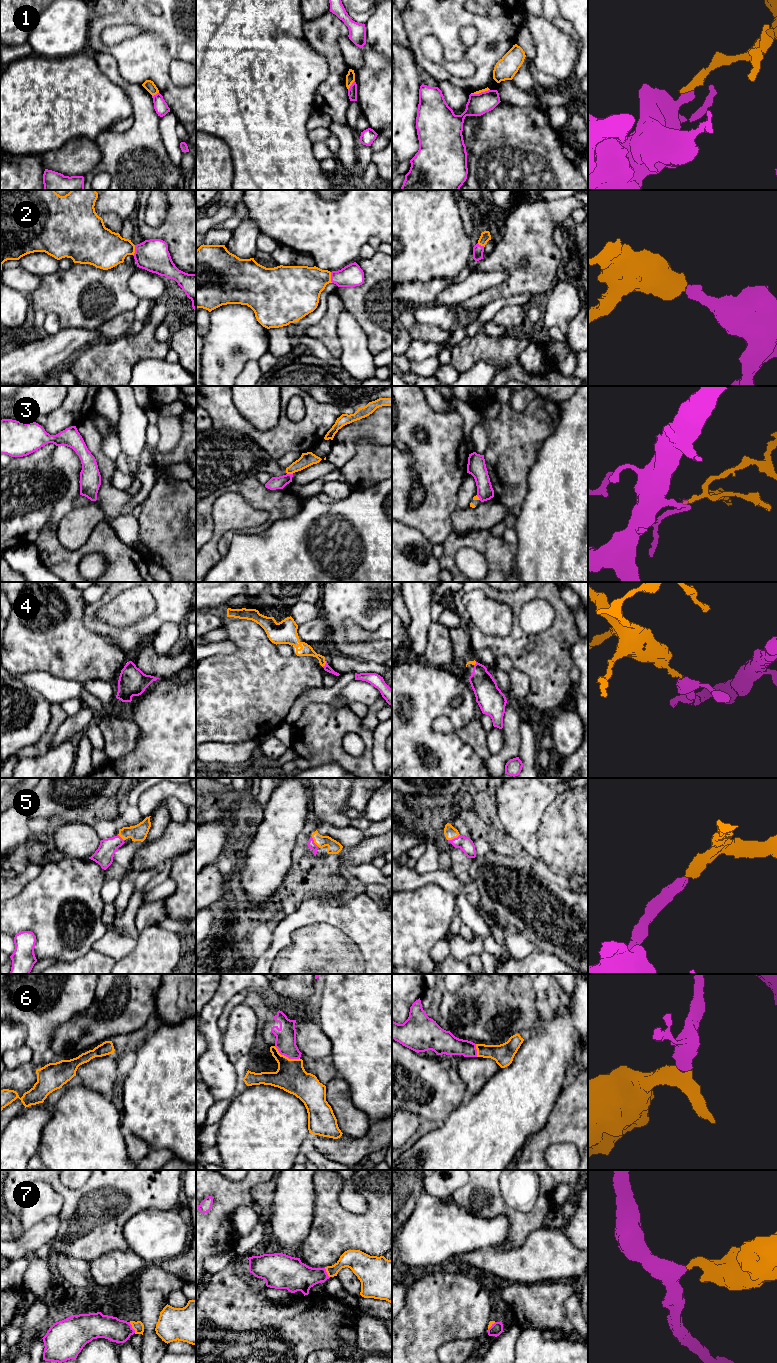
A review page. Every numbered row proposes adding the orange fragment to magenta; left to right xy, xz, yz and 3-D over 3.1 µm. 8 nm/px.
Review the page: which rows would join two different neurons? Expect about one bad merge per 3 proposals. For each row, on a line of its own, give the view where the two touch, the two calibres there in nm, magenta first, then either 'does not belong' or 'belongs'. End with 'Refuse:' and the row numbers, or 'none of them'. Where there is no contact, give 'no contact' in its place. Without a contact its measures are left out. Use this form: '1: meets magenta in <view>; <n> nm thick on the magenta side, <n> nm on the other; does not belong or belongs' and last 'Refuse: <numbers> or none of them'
1: meets magenta in xz; 80 nm thick on the magenta side, 80 nm on the other; does not belong
2: meets magenta in xz; 180 nm thick on the magenta side, 320 nm on the other; belongs
3: meets magenta in xz; 100 nm thick on the magenta side, 110 nm on the other; does not belong
4: meets magenta in xz; 50 nm thick on the magenta side, 100 nm on the other; belongs
5: meets magenta in yz; 110 nm thick on the magenta side, 100 nm on the other; belongs
6: meets magenta in xz; 170 nm thick on the magenta side, 240 nm on the other; belongs
7: meets magenta in xy; 190 nm thick on the magenta side, 90 nm on the other; belongs
Refuse: 1, 3

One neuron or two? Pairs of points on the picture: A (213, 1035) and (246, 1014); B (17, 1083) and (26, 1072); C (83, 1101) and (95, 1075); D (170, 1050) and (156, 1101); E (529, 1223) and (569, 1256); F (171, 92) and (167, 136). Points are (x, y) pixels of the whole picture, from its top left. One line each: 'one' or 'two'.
A: two
B: one
C: two
D: one
E: two
F: two

